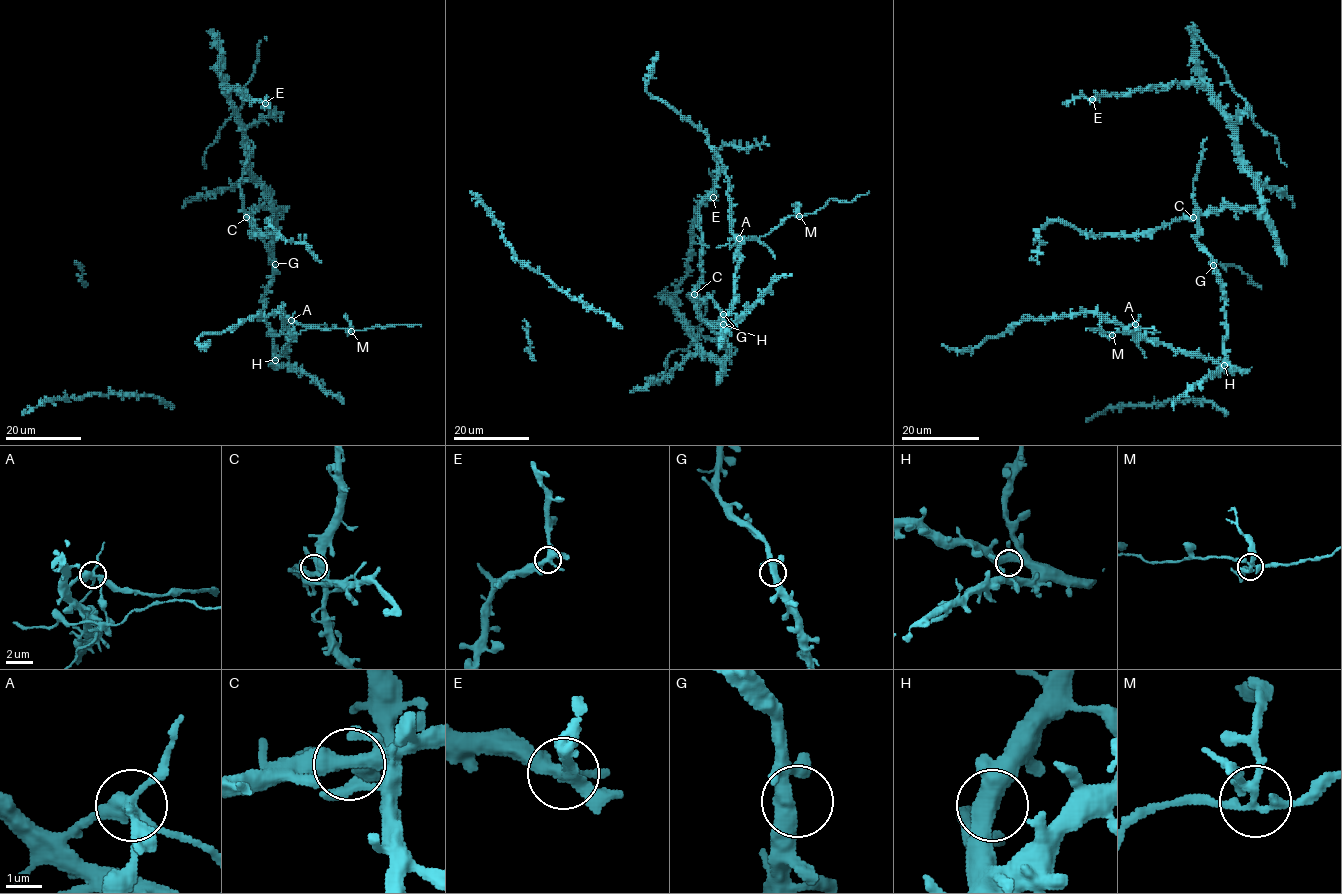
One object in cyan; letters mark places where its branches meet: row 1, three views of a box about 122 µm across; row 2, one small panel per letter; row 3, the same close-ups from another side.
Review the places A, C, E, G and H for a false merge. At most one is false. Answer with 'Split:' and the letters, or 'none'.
Split: A

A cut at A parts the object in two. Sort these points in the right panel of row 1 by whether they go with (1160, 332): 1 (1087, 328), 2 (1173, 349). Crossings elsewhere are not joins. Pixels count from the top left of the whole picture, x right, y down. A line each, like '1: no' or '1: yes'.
1: yes
2: no

